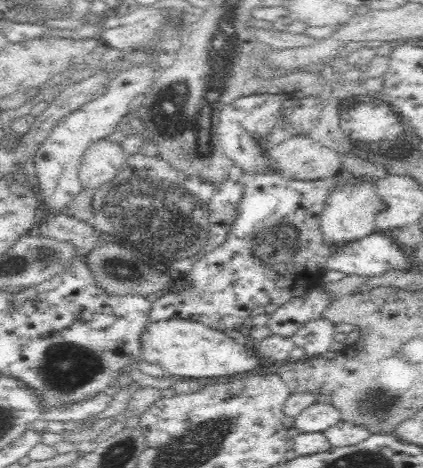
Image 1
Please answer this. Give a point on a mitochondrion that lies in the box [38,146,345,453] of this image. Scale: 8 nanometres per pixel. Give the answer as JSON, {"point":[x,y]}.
{"point":[160,215]}

